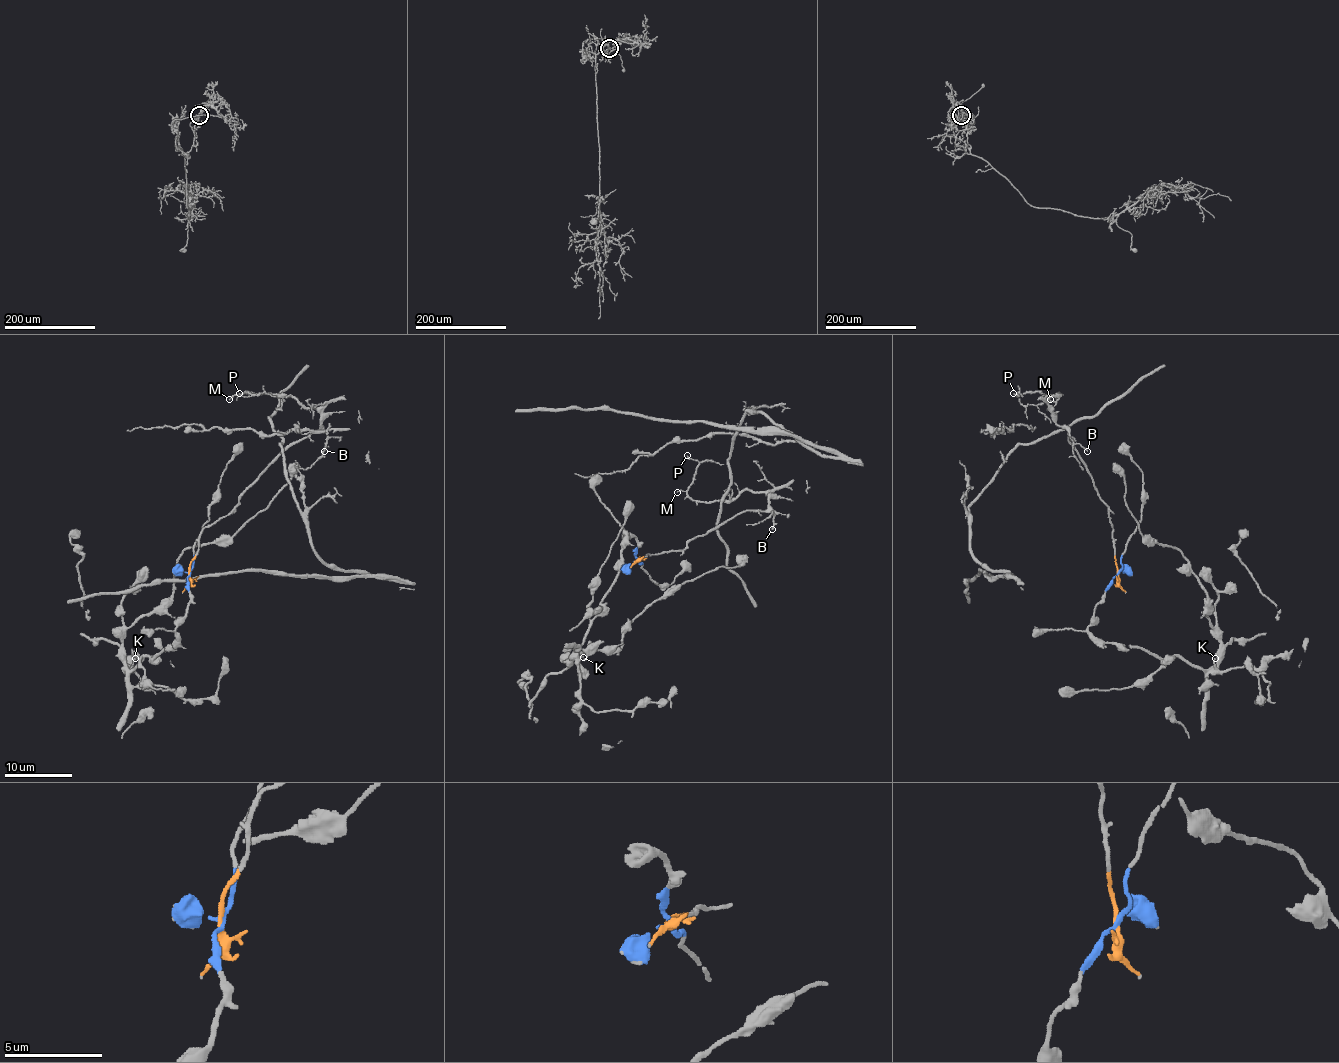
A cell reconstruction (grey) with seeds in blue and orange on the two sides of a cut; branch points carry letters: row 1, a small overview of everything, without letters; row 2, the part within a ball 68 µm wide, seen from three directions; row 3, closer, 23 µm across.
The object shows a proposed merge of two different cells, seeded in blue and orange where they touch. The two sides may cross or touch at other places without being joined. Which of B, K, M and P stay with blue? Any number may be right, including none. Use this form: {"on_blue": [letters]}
{"on_blue": ["K"]}

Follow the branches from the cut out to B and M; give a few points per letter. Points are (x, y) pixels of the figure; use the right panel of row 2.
B: (1118, 574), (1110, 510), (1086, 464), (1071, 445), (1069, 430), (1071, 437), (1088, 450)
M: (1118, 574), (1110, 510), (1071, 445), (1069, 430), (1052, 413), (1050, 398), (1059, 393), (1049, 395), (1050, 400)

